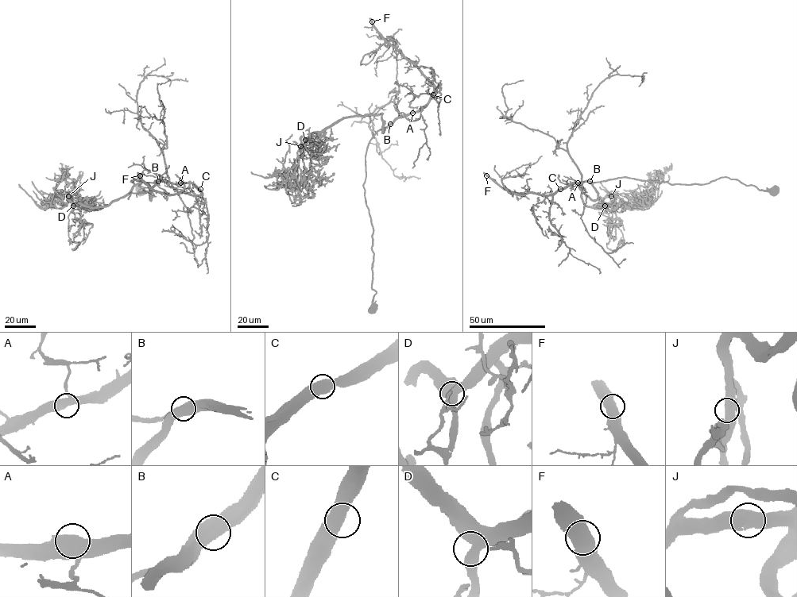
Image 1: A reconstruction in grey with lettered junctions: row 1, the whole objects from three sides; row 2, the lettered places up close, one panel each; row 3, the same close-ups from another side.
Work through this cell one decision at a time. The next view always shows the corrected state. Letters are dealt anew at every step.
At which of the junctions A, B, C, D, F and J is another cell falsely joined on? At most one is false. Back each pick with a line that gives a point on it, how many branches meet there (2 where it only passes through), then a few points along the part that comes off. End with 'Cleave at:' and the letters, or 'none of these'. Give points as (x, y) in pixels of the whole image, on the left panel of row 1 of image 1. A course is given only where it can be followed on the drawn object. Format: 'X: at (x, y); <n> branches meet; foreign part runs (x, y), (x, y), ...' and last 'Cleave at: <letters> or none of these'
Cleave at: none of these

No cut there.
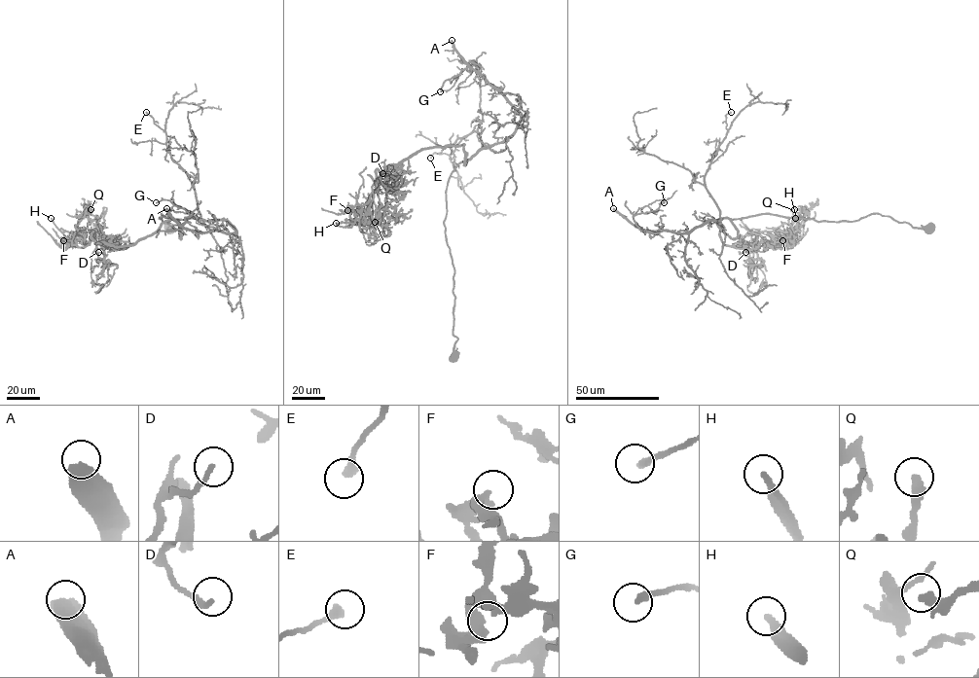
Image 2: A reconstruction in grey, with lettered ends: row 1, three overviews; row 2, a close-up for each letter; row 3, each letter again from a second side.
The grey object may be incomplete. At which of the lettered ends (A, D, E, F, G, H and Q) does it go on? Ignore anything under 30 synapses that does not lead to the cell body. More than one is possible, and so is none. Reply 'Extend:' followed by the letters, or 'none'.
Extend: A, E

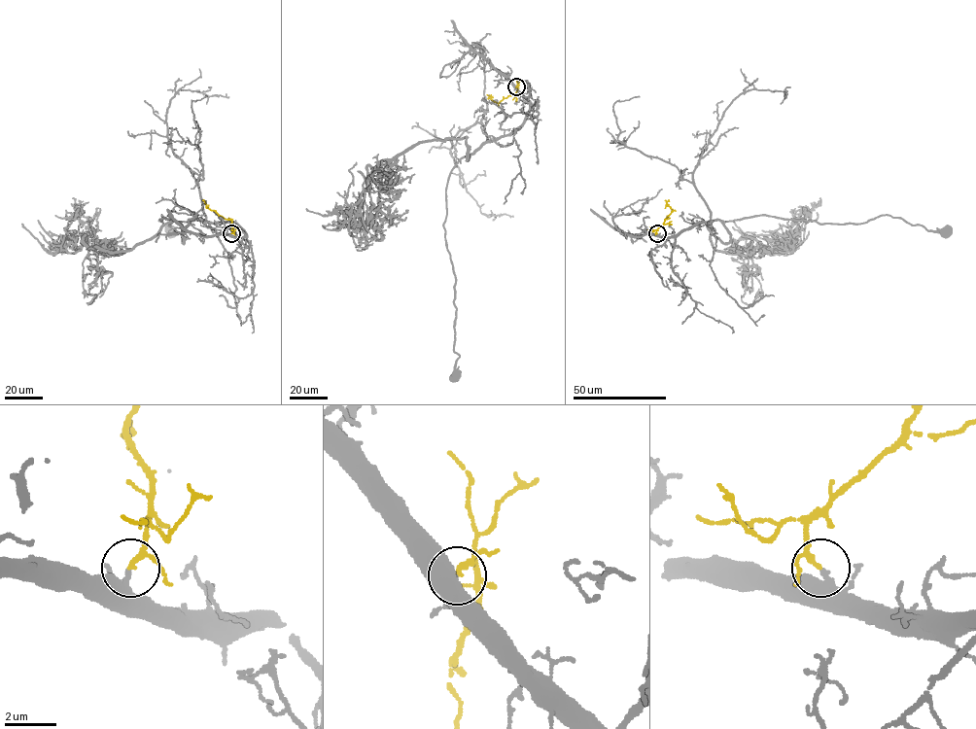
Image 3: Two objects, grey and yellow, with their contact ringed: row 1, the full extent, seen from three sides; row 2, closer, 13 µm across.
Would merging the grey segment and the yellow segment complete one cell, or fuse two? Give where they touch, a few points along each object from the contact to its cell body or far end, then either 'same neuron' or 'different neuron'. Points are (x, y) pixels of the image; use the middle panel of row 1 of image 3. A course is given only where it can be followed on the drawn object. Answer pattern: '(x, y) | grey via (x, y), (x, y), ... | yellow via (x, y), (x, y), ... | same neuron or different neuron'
(516, 86) | grey via (515, 86), (529, 102), (525, 121), (463, 156), (447, 181), (443, 225), (455, 278), (459, 356), (453, 375) | yellow via (515, 86), (515, 94), (498, 103), (487, 94) | same neuron

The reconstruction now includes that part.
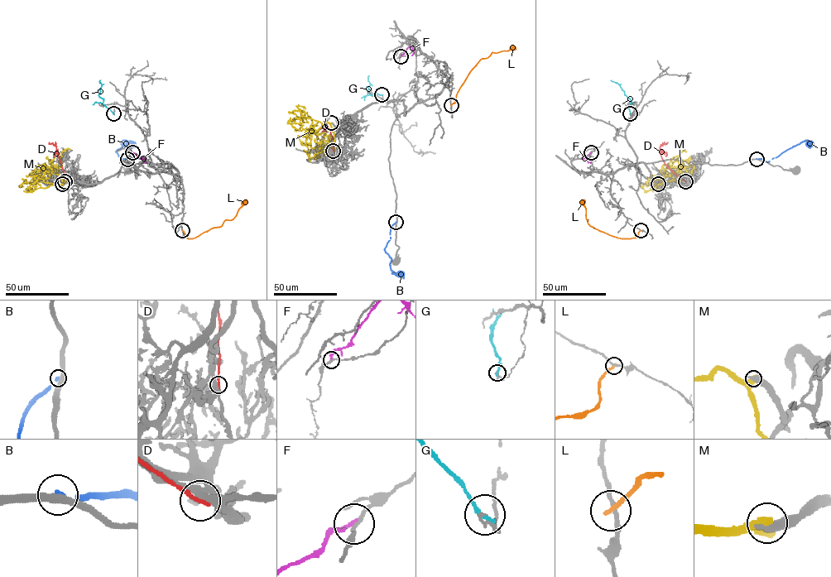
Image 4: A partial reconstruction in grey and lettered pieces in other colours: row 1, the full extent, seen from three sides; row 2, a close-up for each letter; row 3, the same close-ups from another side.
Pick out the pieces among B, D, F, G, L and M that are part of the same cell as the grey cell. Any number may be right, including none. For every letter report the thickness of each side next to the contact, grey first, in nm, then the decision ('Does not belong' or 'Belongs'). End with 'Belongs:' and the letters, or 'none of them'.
B: Thickness 380 nm (grey) against 200 nm. Does not belong
D: Thickness 320 nm (grey) against 200 nm. Does not belong
F: Thickness 170 nm (grey) against 200 nm. Does not belong
G: Thickness 170 nm (grey) against 220 nm. Does not belong
L: Thickness 200 nm (grey) against 240 nm. Does not belong
M: Thickness 550 nm (grey) against 480 nm. Does not belong
Belongs: none of them

